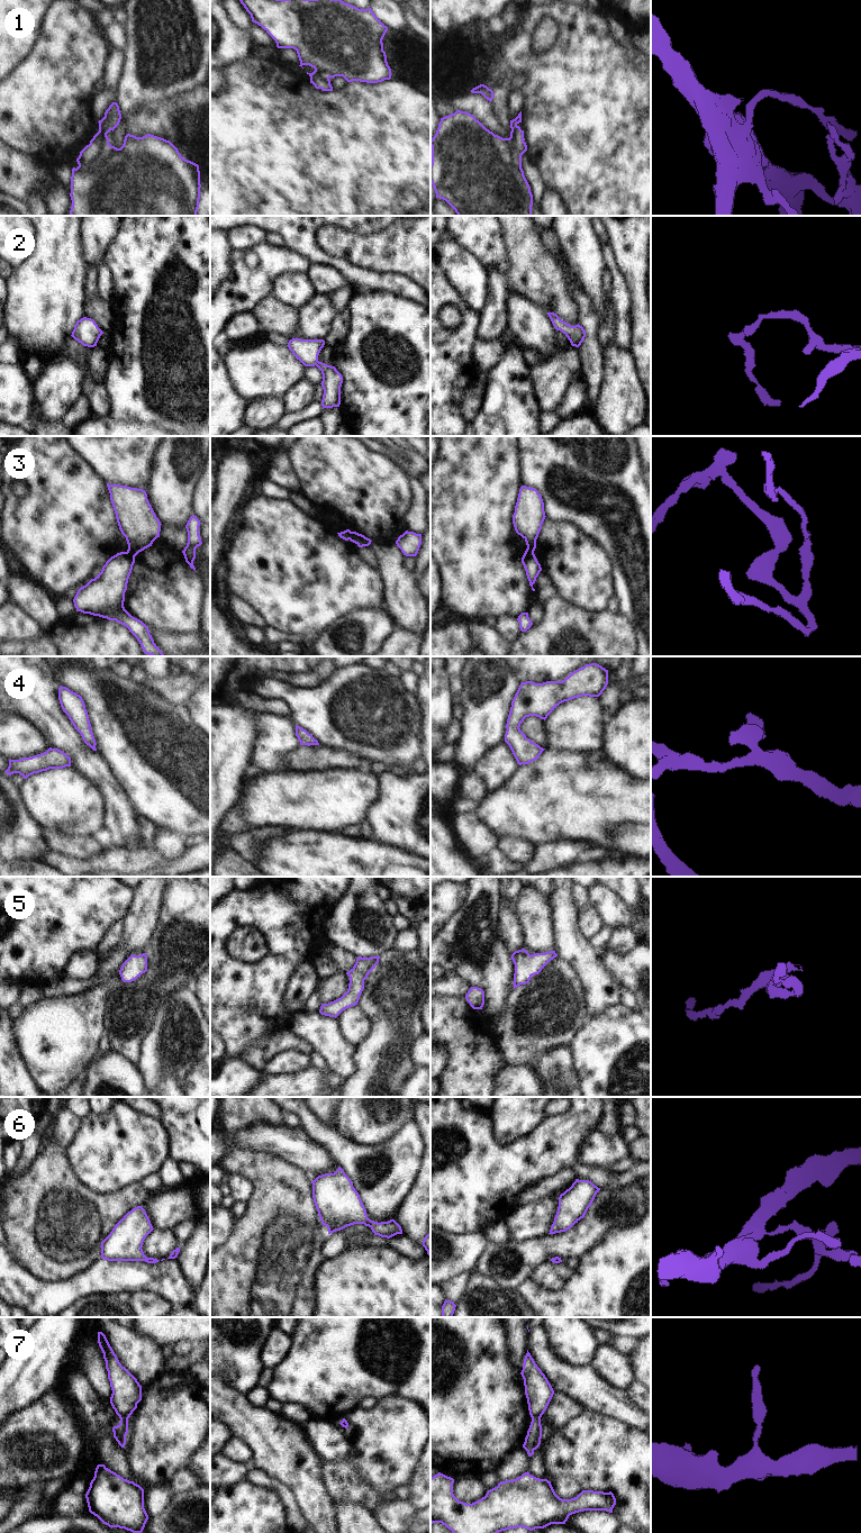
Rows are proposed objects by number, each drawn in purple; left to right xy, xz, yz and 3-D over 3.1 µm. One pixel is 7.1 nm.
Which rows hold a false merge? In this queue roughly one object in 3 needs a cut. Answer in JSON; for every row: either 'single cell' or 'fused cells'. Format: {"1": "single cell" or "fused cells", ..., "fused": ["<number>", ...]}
{"1": "single cell", "2": "single cell", "3": "fused cells", "4": "single cell", "5": "single cell", "6": "single cell", "7": "fused cells", "fused": ["3", "7"]}

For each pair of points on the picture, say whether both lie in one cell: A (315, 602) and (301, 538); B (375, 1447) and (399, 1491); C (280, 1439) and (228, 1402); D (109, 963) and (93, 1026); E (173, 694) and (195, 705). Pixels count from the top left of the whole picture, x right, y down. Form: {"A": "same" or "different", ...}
{"A": "same", "B": "different", "C": "same", "D": "different", "E": "different"}

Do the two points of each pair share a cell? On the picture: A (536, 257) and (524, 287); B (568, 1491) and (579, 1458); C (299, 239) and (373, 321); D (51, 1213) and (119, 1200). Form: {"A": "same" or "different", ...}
{"A": "same", "B": "different", "C": "different", "D": "same"}

